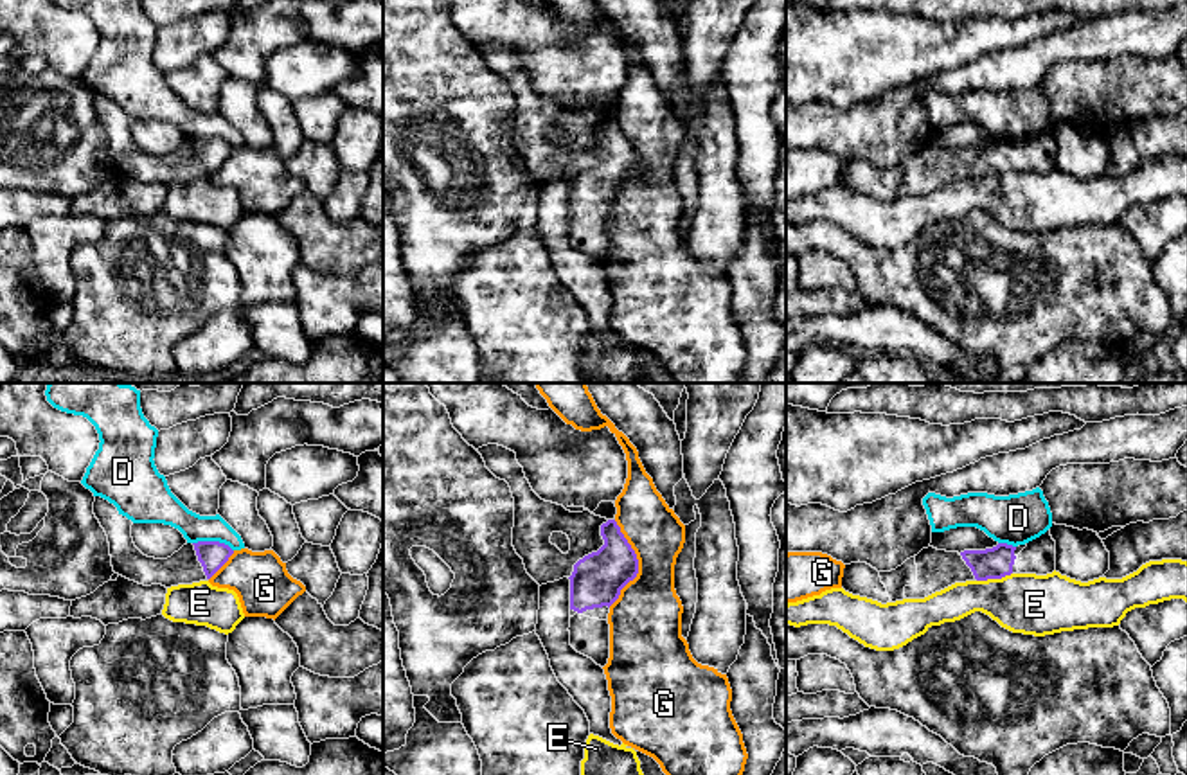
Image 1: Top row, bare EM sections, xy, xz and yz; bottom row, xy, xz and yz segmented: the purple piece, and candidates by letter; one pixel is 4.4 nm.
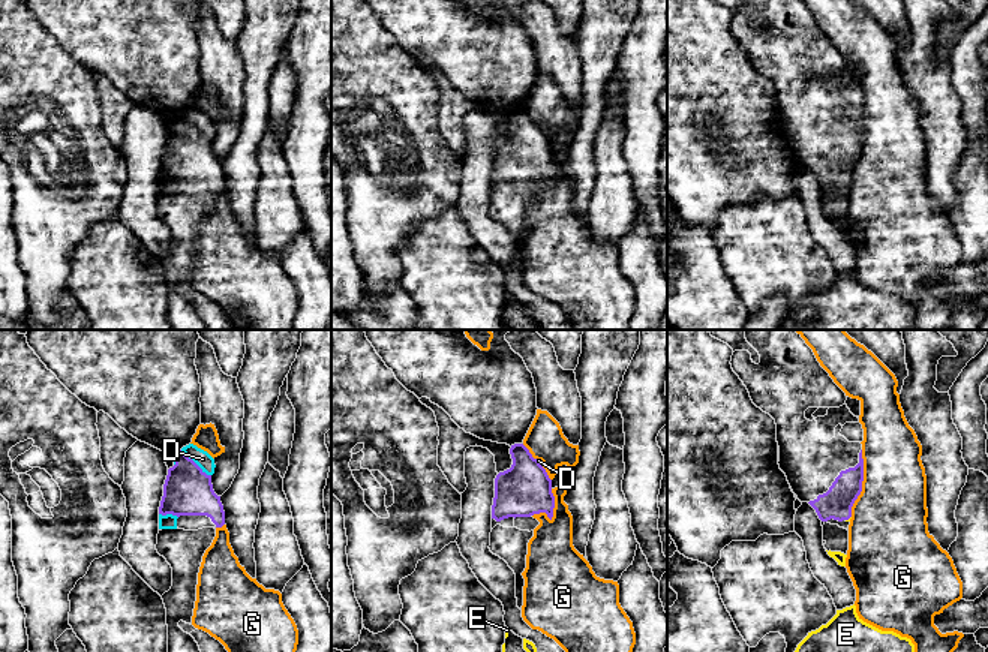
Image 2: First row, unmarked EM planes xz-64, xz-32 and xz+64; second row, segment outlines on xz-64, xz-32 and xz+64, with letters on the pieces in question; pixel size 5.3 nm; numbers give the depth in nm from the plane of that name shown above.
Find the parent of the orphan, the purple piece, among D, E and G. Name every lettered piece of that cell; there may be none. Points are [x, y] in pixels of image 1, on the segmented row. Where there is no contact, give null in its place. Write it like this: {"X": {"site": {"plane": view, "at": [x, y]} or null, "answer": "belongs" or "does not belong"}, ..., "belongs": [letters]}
{"D": {"site": {"plane": "xy", "at": [213, 542]}, "answer": "does not belong"}, "E": {"site": {"plane": "yz", "at": [993, 578]}, "answer": "does not belong"}, "G": {"site": {"plane": "xz", "at": [637, 563]}, "answer": "does not belong"}, "belongs": []}

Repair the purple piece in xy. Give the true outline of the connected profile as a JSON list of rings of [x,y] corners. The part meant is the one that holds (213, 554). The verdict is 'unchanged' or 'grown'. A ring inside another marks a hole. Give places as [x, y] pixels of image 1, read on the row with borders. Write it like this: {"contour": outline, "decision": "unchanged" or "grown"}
{"contour": [[[95,496],[94,514],[108,536],[113,572],[144,586],[171,588],[209,581],[234,554],[225,543],[198,541],[183,545],[167,559],[147,557],[133,543],[133,521],[113,503]]], "decision": "grown"}

